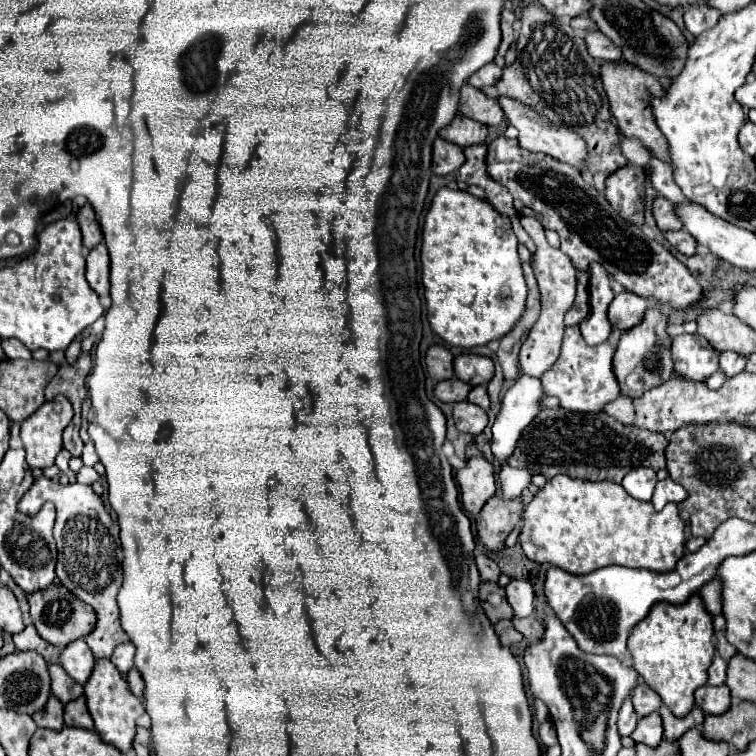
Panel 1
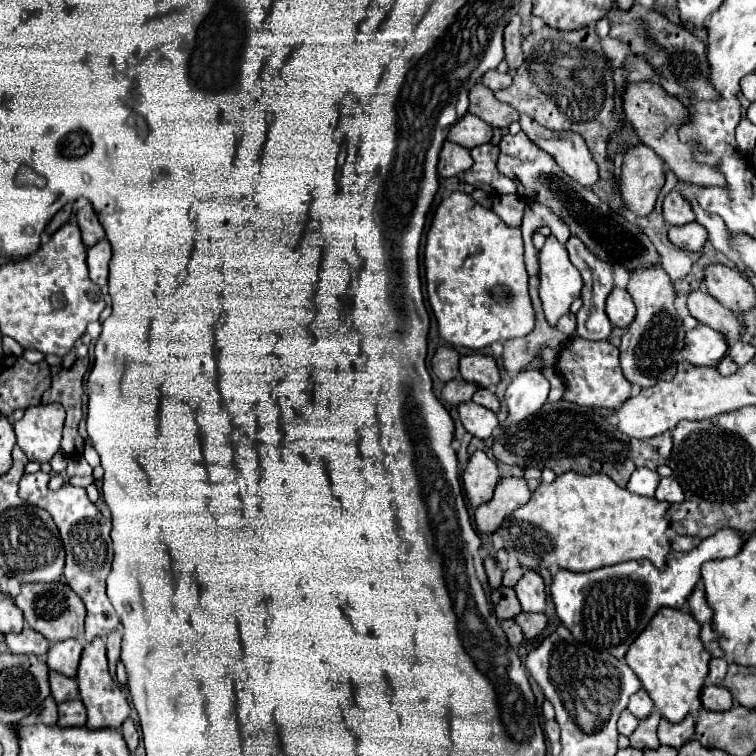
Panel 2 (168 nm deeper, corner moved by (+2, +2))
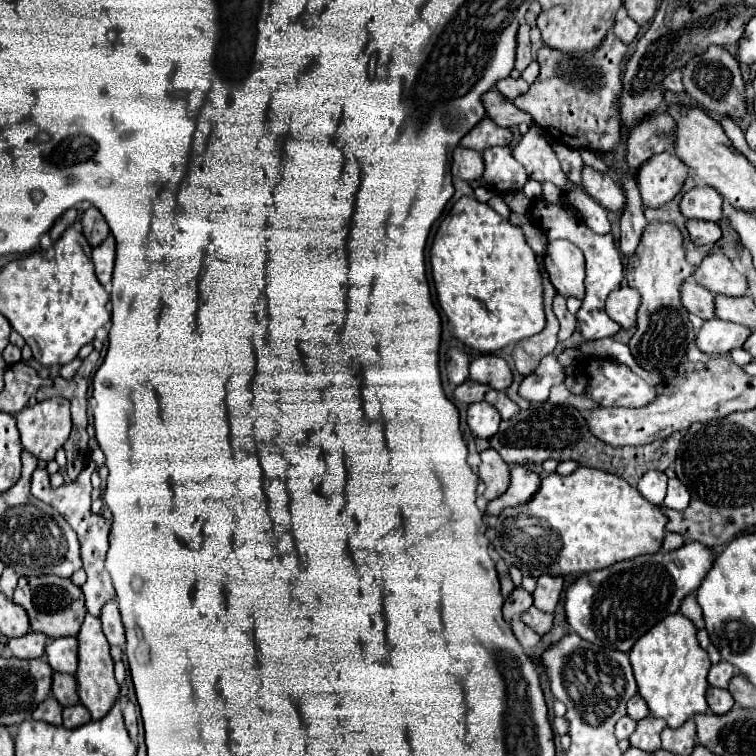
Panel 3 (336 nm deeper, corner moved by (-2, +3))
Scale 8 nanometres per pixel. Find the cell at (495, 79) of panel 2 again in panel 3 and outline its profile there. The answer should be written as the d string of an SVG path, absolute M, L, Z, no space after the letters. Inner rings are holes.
M513 77L501 79L501 81L497 81L495 87L501 91L501 95L505 95L505 97L511 99L511 101L513 101L515 97L519 97L519 95L523 95L523 93L529 91L529 83L527 83L525 79L521 79L521 77L517 77L517 79L513 79Z

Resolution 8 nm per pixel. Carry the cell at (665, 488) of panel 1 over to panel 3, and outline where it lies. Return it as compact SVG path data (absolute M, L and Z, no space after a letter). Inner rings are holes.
M669 479L669 489L665 497L665 507L683 511L689 505L689 489L679 479Z

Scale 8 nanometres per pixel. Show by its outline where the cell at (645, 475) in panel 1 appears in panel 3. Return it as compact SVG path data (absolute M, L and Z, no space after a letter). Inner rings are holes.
M647 471L641 477L637 489L649 503L663 507L663 499L665 499L665 491L667 491L667 475L661 471Z

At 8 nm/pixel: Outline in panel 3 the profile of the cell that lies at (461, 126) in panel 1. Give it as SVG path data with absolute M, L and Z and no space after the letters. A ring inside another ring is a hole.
M485 117L473 131L469 131L459 145L467 149L483 151L481 147L493 147L493 145L509 145L513 141L513 133L509 129L503 129L495 125L489 117Z

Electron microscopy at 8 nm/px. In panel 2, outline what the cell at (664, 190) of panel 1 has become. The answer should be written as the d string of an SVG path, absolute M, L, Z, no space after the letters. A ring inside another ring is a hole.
M683 184L681 188L677 188L677 190L681 190L681 196L685 196L685 200L689 200L689 204L691 204L691 208L693 208L693 212L695 212L695 222L697 224L703 224L705 228L707 228L707 232L709 232L709 242L719 250L719 252L723 252L727 258L731 258L735 264L737 264L737 254L731 250L731 246L729 246L729 230L727 230L727 226L725 226L725 222L719 218L719 216L713 216L713 214L709 214L709 212L705 212L699 204L697 204L697 200L695 200L695 196L693 196L693 192L691 192L691 184Z

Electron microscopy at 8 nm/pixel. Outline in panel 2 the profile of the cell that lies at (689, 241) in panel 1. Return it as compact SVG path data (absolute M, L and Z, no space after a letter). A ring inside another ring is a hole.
M697 222L683 224L683 226L671 226L669 228L669 240L677 248L683 248L689 252L699 252L703 248L703 244L707 242L707 232Z

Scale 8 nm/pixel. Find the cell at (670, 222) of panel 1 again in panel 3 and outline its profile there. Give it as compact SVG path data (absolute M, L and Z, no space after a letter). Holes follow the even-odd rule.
M697 185L687 191L681 199L681 211L687 219L705 219L719 221L721 219L723 197L709 185Z

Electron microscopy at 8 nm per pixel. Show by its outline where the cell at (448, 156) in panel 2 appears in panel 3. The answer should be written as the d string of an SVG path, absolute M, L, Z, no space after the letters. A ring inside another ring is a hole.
M457 147L453 151L453 175L455 177L473 181L483 175L483 169L485 169L483 155L479 151L465 149L465 147Z

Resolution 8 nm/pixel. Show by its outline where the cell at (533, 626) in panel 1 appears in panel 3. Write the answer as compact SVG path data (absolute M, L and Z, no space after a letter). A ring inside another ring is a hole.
M529 607L523 615L521 615L521 621L525 625L529 625L533 631L537 631L539 635L545 635L551 625L553 625L553 615L551 613L543 613L539 611L537 607Z

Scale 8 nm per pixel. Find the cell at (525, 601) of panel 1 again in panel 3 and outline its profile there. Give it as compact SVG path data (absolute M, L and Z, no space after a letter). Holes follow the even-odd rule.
M541 575L537 579L537 589L533 593L533 599L535 599L533 605L539 607L545 613L553 613L555 607L557 607L557 603L559 603L563 587L565 587L565 579L563 577Z

